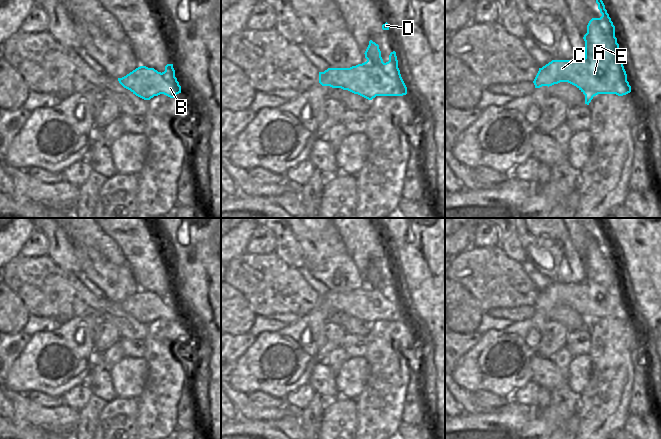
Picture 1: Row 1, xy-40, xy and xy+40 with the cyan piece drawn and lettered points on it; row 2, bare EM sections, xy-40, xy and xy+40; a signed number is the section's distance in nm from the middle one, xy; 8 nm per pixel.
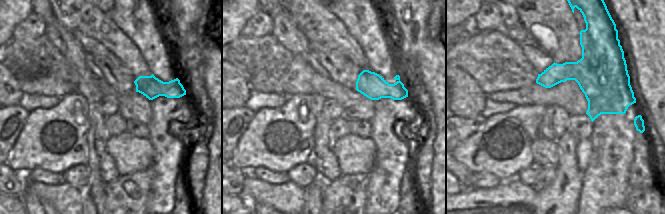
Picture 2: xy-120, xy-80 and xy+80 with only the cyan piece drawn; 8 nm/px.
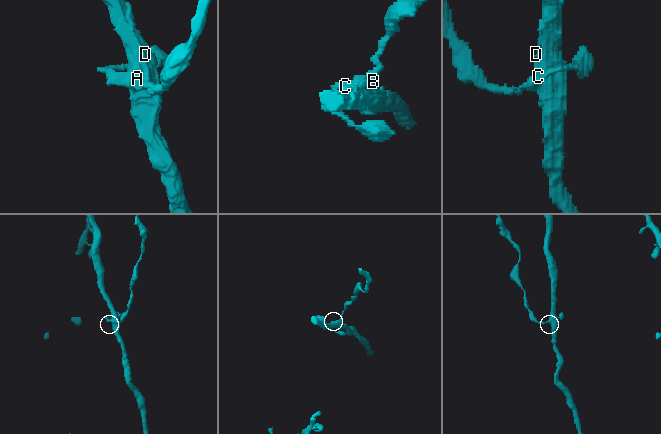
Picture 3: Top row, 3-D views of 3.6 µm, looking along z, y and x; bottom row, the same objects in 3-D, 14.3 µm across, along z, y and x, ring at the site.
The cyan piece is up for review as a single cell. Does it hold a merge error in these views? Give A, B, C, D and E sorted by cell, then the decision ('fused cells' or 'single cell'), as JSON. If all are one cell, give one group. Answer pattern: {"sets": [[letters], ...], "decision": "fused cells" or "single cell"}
{"sets": [["A", "B", "C"], ["D", "E"]], "decision": "fused cells"}

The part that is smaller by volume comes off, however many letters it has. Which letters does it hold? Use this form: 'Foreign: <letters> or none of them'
Foreign: A, B, C

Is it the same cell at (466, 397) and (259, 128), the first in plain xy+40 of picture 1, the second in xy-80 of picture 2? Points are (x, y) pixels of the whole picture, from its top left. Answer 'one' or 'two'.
two

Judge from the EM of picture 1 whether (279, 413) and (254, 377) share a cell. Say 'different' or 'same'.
different

